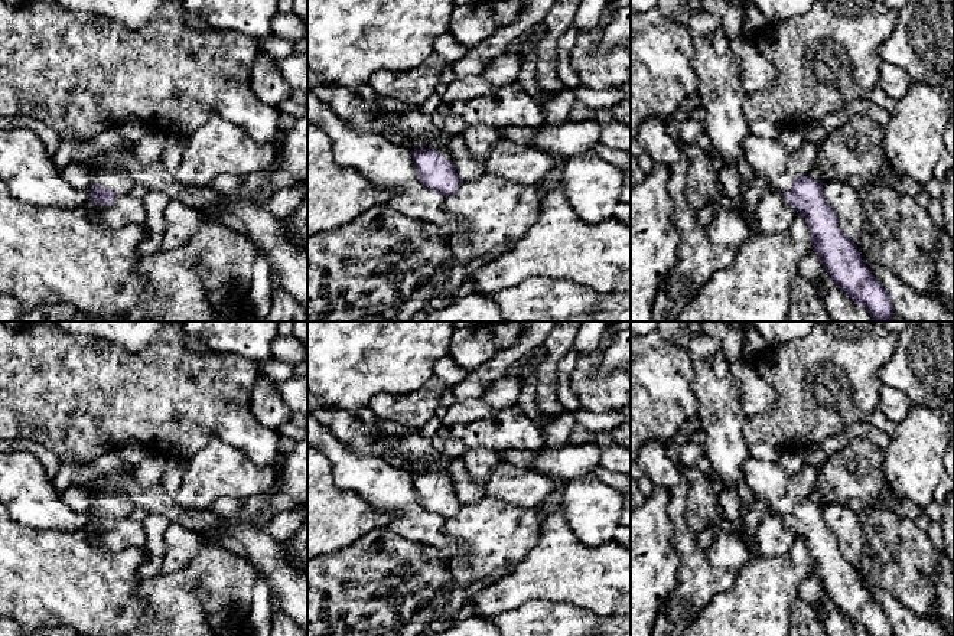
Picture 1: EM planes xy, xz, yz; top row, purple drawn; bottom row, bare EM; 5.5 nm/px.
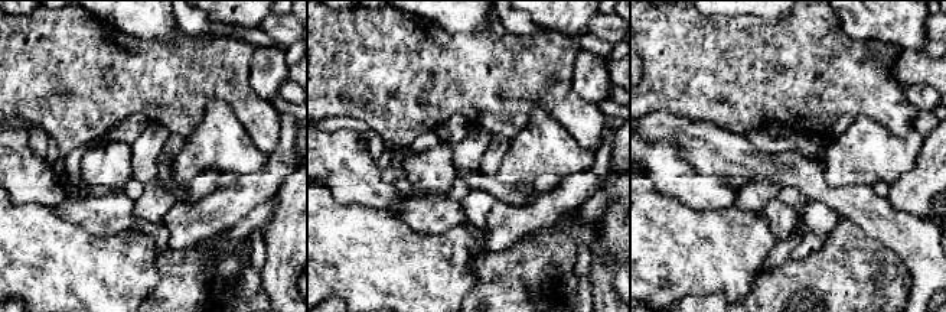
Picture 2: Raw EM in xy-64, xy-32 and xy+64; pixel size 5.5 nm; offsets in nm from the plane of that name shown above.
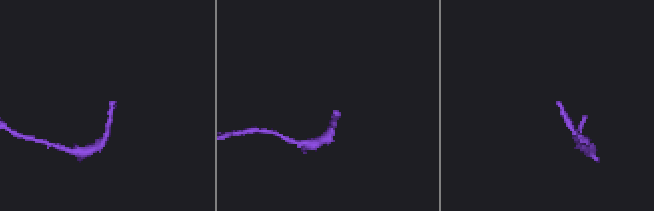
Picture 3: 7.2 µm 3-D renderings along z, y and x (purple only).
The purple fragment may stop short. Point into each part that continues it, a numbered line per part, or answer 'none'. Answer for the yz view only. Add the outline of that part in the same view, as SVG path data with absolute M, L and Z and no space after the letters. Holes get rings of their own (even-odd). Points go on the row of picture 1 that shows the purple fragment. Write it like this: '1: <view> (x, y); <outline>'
1: yz (767, 157); M749 133L742 143L742 159L748 162L756 177L782 195L792 187L794 177L787 166L788 151L776 140Z

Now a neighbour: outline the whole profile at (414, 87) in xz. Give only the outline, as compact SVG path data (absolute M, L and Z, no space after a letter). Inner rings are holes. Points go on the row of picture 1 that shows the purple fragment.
M432 53L420 66L410 72L377 71L371 75L368 85L380 97L419 105L434 94L446 65L449 63L442 56Z

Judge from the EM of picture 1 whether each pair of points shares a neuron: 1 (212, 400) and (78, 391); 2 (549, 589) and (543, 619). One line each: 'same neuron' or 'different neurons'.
1: same neuron
2: different neurons

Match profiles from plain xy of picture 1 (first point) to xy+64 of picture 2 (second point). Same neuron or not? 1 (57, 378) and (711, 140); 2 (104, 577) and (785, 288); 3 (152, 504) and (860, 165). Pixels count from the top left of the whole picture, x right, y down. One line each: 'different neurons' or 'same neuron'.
1: different neurons
2: different neurons
3: different neurons

